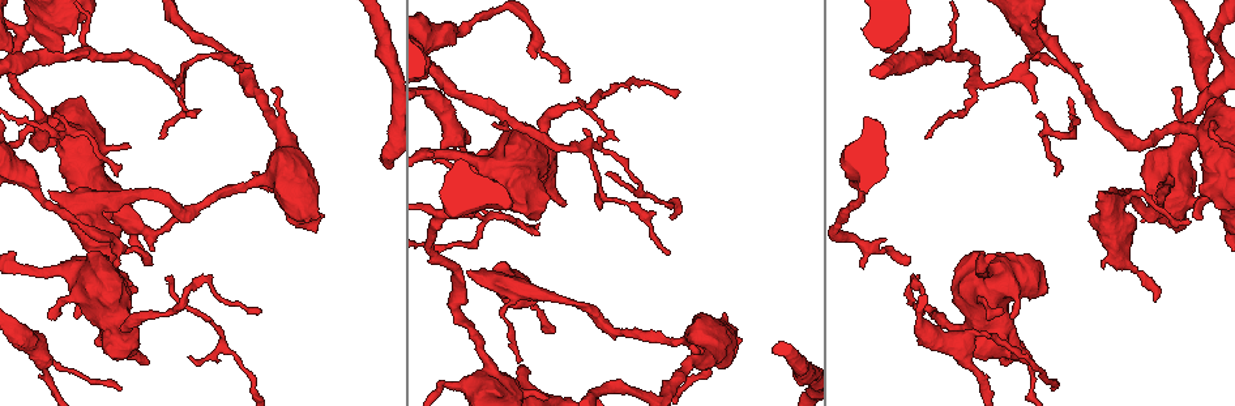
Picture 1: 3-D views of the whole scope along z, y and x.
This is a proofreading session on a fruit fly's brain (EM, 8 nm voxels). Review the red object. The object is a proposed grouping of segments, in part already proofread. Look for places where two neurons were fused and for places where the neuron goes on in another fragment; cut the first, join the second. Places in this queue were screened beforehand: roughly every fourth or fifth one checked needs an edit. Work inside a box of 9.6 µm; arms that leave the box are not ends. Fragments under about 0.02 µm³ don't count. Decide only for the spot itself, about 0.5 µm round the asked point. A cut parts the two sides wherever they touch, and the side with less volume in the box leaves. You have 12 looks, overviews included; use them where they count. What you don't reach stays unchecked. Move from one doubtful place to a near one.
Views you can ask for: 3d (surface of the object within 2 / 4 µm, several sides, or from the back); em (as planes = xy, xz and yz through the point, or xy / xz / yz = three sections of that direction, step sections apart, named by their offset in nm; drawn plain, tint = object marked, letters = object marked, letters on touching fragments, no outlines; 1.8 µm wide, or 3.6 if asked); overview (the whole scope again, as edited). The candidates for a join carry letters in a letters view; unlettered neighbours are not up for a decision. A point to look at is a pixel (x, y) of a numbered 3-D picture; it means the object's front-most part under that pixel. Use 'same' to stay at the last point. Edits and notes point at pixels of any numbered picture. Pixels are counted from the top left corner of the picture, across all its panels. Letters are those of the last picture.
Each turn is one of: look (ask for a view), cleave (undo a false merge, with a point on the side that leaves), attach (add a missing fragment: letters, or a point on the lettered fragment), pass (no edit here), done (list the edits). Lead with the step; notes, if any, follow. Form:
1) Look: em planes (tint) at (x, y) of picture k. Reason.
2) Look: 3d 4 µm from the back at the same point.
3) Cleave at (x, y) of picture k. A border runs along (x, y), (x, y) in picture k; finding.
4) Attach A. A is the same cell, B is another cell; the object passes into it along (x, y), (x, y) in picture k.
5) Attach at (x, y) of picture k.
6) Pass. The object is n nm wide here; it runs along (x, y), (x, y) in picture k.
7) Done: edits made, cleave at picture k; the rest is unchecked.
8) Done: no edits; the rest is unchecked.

Look: 3d 4 µm at (77, 317) of picture 1. Free end.

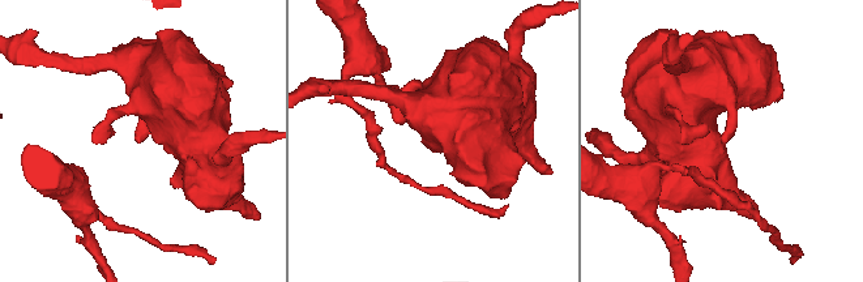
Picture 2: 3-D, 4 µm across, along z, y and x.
Look: em xy step 8 (tint) at (137, 142) of picture 2. Need the tissue.

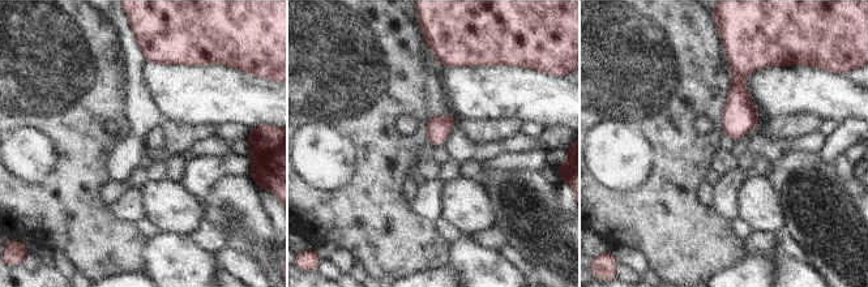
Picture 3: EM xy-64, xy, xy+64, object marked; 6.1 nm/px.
Look: em planes (letters) at the same point. Cut it another way.

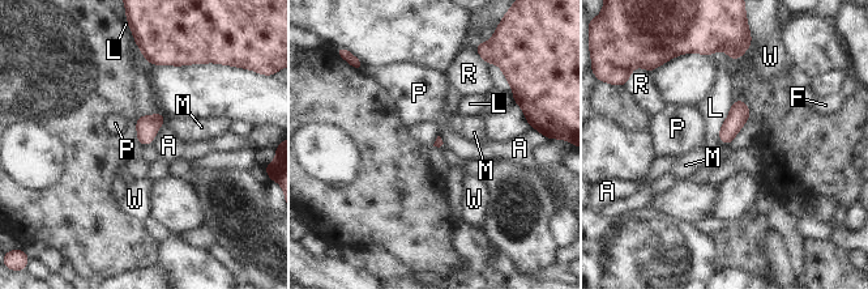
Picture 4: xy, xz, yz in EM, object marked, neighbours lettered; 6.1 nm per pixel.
Pass. A, F, L, M, P, R and W are other cells; a border runs along (163, 123), (150, 143) in picture 4; none of them fits.

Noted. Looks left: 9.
Look: em xy step 8 (tint) at (543, 328) of picture 1. An open end.

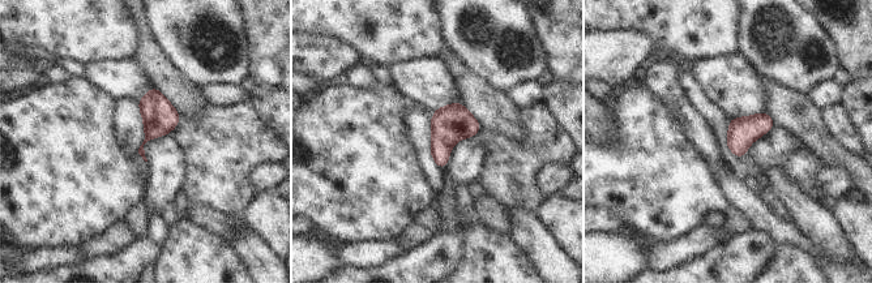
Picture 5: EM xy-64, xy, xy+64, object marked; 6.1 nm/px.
Look: em planes (letters) at the same point.

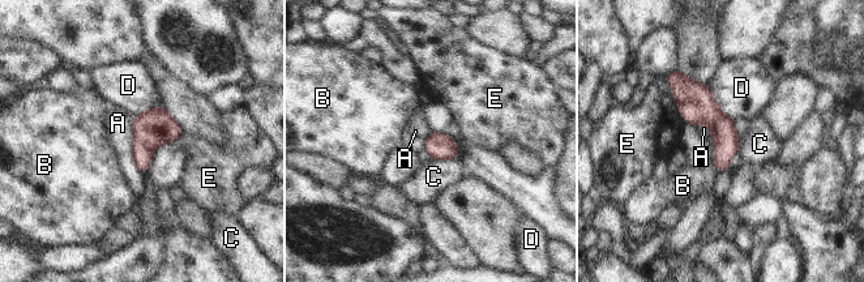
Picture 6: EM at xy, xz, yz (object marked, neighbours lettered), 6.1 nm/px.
Pass. The longest contact is with A, 360 nm; A, B, C, D and E are other cells; it runs along (674, 82), (721, 128), (721, 167) in picture 6; none of them fits.

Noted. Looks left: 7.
Look: 3d 4 µm at (90, 210) of picture 1. Arms part here.

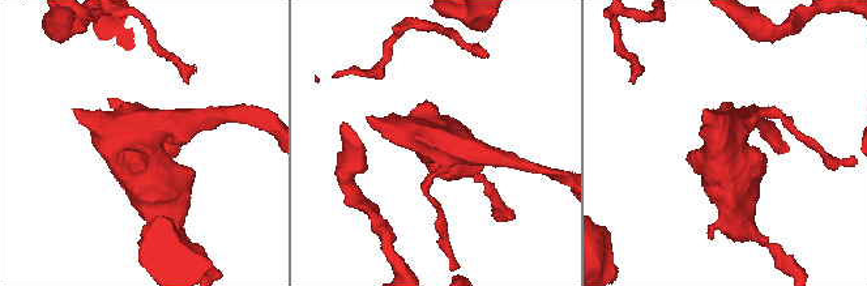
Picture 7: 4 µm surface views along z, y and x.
Look: em xz step 4 (tint) at (436, 143) of picture 7. Need the tissue.

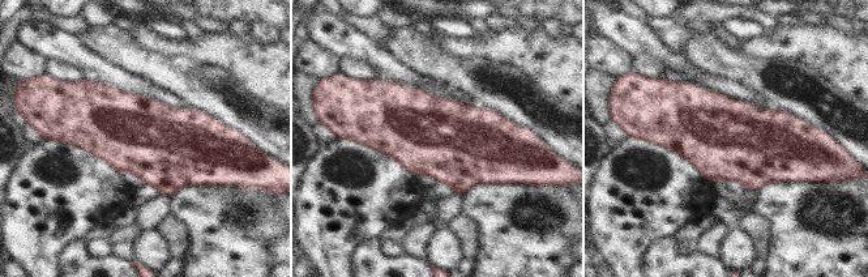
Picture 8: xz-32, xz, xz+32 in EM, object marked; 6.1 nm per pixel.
Look: em planes (letters) at the same point. Cut it another way.

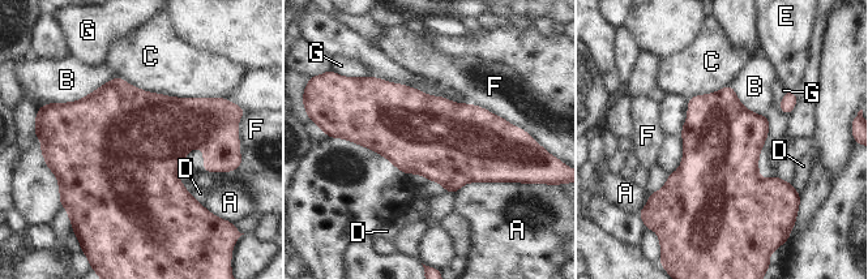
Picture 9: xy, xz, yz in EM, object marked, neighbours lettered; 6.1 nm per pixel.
Pass. A, B, C, D, E, F and G are other cells; a border runs along (115, 77), (82, 98), (54, 103) in picture 9; continuous, no second neuron.

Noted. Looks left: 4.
Look: 3d 2 µm at (562, 207) of picture 1. An open end.

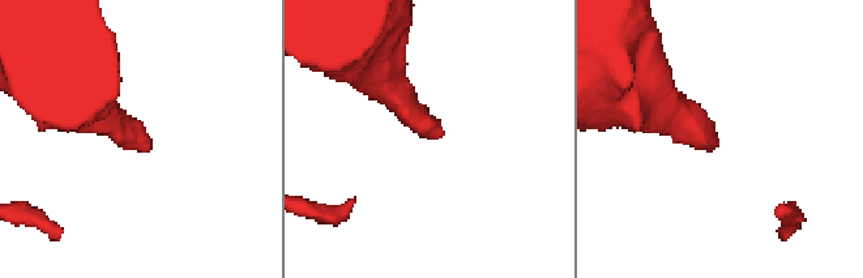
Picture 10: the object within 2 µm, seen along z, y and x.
Look: em planes (letters) at (438, 134) of picture 10.

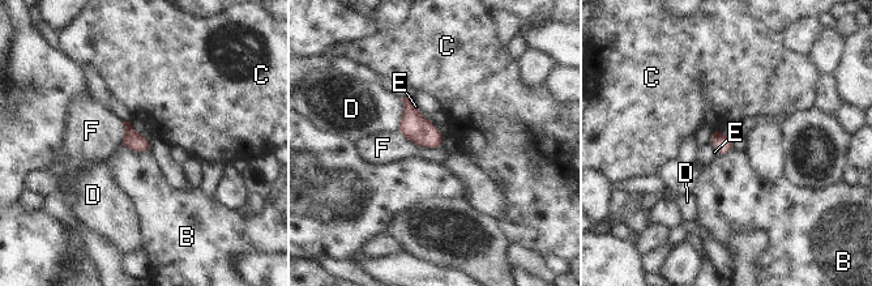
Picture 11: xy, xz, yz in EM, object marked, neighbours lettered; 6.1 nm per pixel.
Pass. B, C, D, E and F are other cells; no lettered fragment goes on from it.

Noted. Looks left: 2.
Look: em xz step 8 (tint) at (11, 58) of picture 1. Sharp bend.

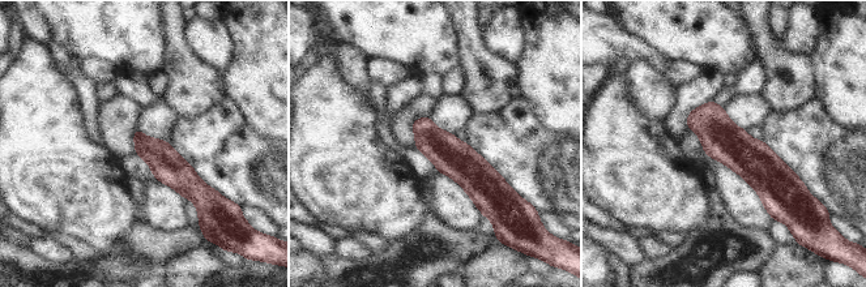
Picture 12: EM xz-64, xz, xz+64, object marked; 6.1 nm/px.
Look: em planes (letters) at the same point.

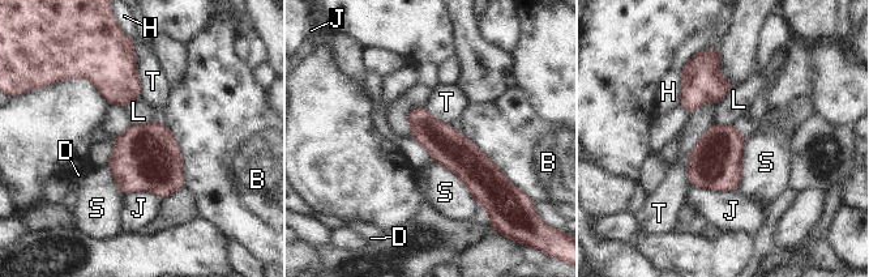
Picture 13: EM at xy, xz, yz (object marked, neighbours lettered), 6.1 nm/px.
Pass. The object is 220 nm wide here; the longest contact is with T, 420 nm; B, D, H, J, L, S and T are other cells; all the same neuron.

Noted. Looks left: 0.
Done: no edits; the rest is unchecked.

